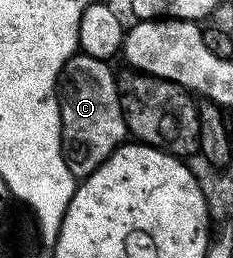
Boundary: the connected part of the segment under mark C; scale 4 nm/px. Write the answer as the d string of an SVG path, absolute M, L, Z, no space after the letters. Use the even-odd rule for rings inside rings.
M74 53L65 63L59 80L59 102L61 104L61 130L64 138L73 143L81 142L85 147L65 147L67 169L74 177L95 173L99 165L111 157L114 147L127 139L125 111L121 108L119 79L108 62L90 55ZM93 146L93 147L89 147Z

